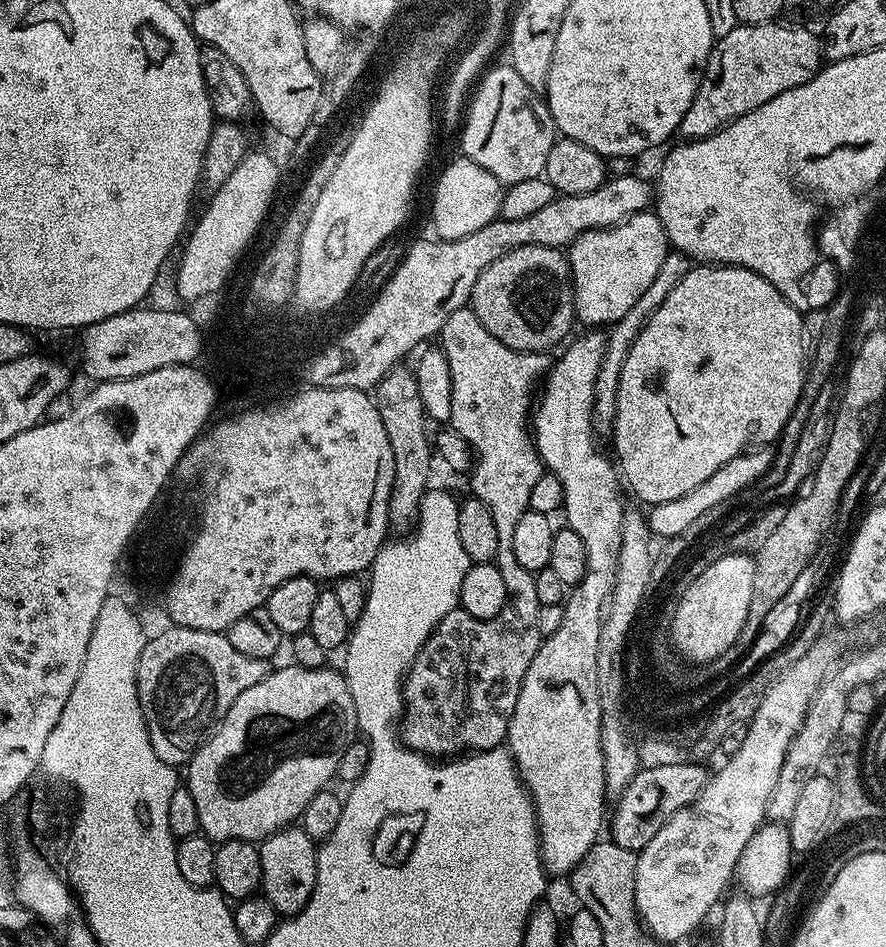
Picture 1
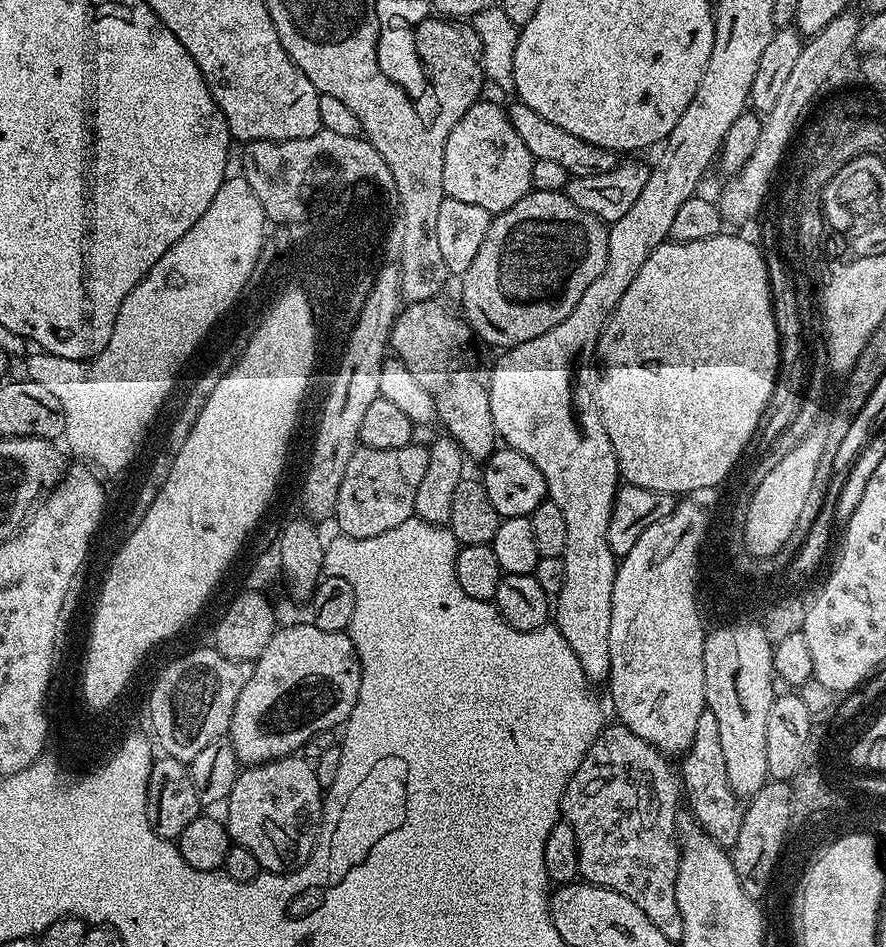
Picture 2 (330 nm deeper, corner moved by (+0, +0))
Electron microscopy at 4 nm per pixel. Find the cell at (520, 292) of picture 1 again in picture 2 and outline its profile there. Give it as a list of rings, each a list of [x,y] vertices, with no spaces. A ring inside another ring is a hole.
[[[530,191],[514,206],[493,215],[492,224],[482,238],[482,246],[474,262],[462,274],[460,300],[464,303],[463,319],[469,329],[476,332],[488,344],[499,350],[507,350],[546,330],[554,330],[562,318],[570,318],[570,310],[578,306],[586,286],[602,274],[608,265],[608,228],[604,221],[586,210],[578,210],[564,192]]]

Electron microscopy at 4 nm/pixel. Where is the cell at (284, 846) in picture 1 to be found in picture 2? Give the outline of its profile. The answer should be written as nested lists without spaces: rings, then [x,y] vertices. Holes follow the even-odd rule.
[[[300,754],[283,756],[265,764],[245,767],[236,777],[234,790],[226,801],[228,820],[226,827],[232,844],[241,844],[258,858],[261,869],[266,872],[293,872],[310,858],[320,831],[320,818],[324,814],[325,793],[322,791],[316,769]]]

